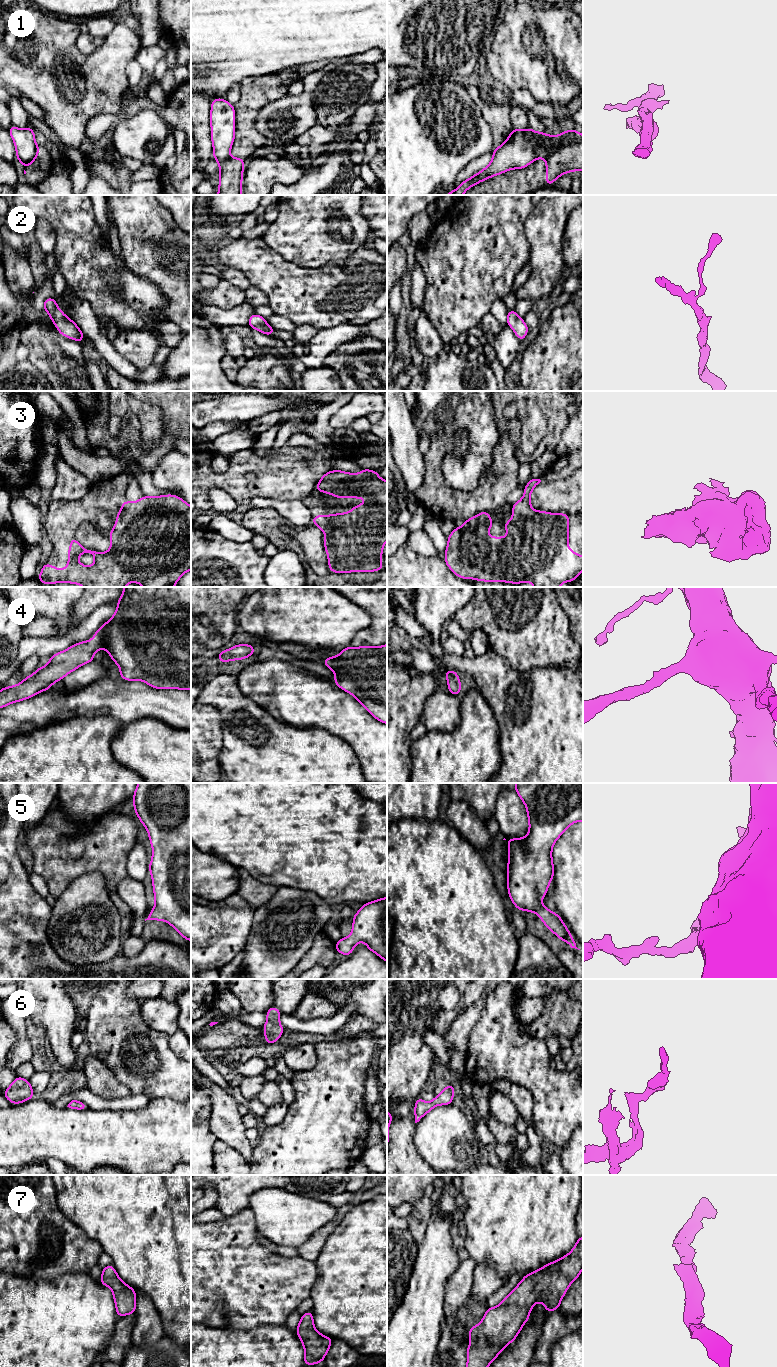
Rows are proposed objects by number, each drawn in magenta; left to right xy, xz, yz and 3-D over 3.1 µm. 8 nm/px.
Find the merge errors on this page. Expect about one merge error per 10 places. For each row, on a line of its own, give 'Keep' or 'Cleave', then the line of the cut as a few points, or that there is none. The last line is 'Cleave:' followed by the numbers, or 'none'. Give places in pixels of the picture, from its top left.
1: Cleave. Split along yz (582, 139), (573, 144), (556, 147), (544, 157)
2: Keep. No split
3: Keep. No split
4: Keep. No split
5: Keep. No split
6: Keep. No split
7: Keep. No split
Cleave: 1

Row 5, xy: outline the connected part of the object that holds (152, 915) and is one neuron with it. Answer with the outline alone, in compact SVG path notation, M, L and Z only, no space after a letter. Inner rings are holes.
M138 783L133 800L153 850L149 871L155 906L145 921L166 921L191 941L191 783Z

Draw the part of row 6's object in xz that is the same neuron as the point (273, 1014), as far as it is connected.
M272 1006L266 1012L267 1021L262 1029L265 1032L264 1037L268 1045L276 1042L284 1032L284 1028L279 1022L279 1018L281 1015L282 1013L275 1006Z

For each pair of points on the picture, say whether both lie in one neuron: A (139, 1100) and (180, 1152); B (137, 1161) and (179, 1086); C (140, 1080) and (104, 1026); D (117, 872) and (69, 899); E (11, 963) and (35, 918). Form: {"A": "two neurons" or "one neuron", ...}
{"A": "two neurons", "B": "two neurons", "C": "one neuron", "D": "two neurons", "E": "one neuron"}

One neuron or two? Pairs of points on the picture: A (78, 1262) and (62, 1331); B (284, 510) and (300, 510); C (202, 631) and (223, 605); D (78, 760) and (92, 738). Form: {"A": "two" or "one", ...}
{"A": "two", "B": "one", "C": "one", "D": "one"}

